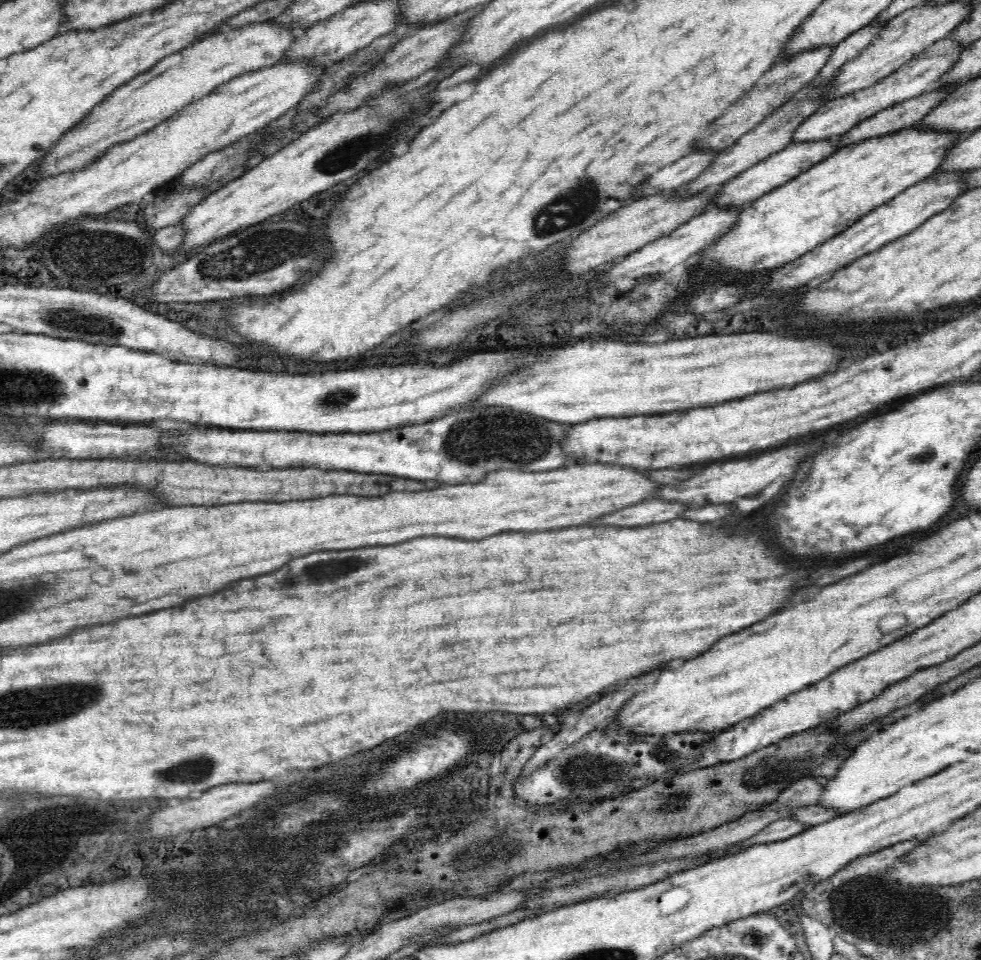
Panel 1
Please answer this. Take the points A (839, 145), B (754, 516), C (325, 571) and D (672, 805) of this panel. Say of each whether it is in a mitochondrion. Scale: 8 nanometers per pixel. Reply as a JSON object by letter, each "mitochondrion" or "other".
{"A":"other","B":"other","C":"mitochondrion","D":"mitochondrion"}

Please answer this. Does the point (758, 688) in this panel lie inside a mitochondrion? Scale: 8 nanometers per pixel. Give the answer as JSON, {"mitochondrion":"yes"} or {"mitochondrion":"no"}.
{"mitochondrion":"no"}

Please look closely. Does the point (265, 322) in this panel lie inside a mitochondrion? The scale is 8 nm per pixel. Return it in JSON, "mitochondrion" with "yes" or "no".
{"mitochondrion":"no"}

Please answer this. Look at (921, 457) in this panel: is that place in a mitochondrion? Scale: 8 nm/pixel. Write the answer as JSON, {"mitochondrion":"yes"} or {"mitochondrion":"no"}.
{"mitochondrion":"yes"}

